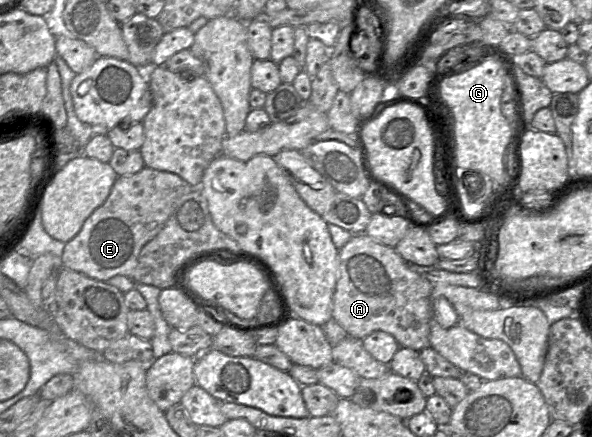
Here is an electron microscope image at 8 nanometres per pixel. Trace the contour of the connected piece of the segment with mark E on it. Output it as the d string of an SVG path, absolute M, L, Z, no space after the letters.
M148 167L134 174L118 176L106 201L85 220L78 234L65 243L61 266L103 282L116 275L132 278L143 246L161 231L173 211L173 203L193 190L180 176Z

